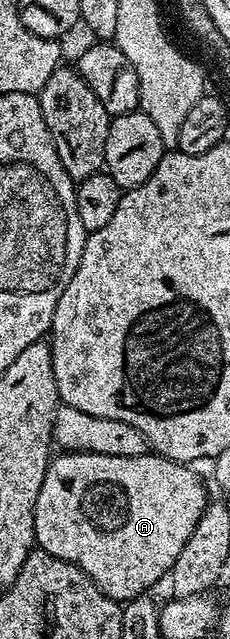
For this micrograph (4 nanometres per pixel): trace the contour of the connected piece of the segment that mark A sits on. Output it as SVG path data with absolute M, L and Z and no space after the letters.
M61 452L48 462L42 491L34 511L36 545L58 559L74 563L110 599L129 601L141 596L155 581L171 574L174 559L186 547L186 539L198 527L210 494L204 490L195 468L159 455L111 457L97 453Z

